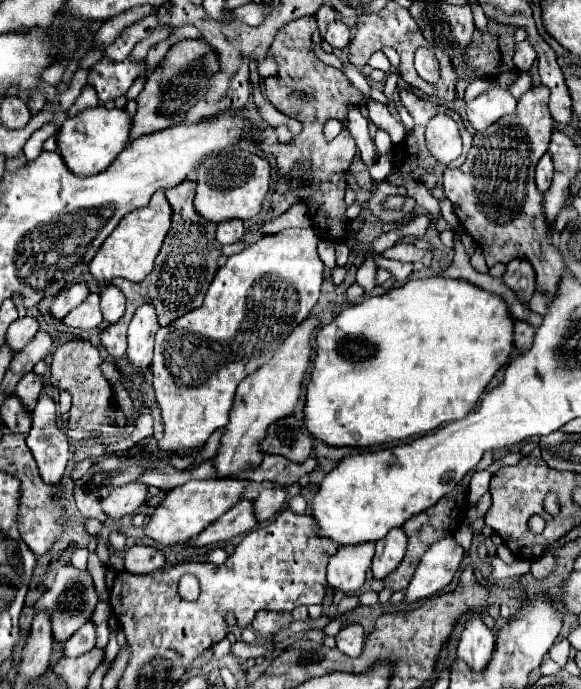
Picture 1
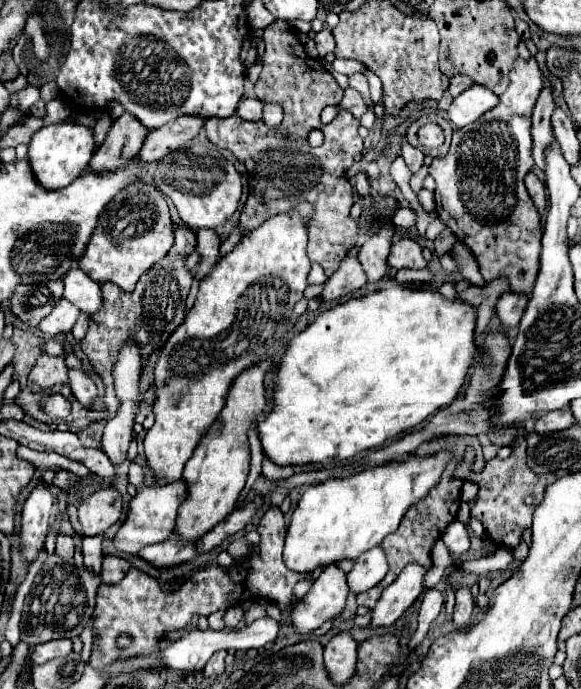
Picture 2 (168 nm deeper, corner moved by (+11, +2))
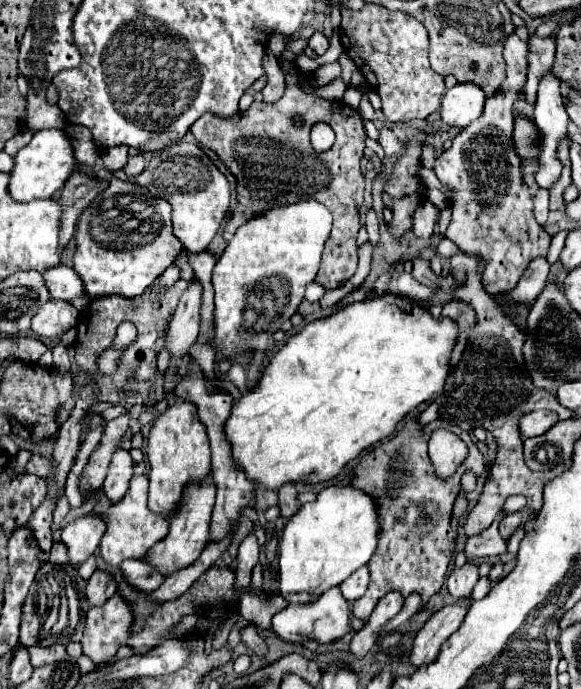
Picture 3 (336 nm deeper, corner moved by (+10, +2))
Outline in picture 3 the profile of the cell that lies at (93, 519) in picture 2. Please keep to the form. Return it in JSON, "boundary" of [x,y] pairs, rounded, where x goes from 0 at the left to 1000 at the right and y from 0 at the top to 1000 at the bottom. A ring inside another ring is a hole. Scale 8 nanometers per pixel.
{"boundary":[[[146,746],[122,755],[105,769],[105,787],[119,795],[119,819],[143,819],[160,801],[167,801],[170,787],[181,775],[181,752],[174,746]]]}

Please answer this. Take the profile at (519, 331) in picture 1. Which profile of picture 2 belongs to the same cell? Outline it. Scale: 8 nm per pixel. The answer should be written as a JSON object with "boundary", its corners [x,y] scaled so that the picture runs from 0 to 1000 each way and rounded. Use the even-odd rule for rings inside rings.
{"boundary":[[[867,424],[864,433],[854,441],[857,462],[867,476],[888,476],[902,450],[909,441],[909,427],[888,427],[888,424]]]}

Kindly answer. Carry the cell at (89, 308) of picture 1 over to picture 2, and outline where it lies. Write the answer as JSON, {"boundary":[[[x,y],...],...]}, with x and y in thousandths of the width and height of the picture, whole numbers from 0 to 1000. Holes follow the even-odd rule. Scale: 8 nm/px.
{"boundary":[[[110,433],[103,438],[96,438],[96,444],[90,447],[90,453],[65,470],[65,476],[76,485],[107,485],[107,482],[120,482],[124,473],[131,470],[138,459],[138,450],[131,450],[131,444],[117,441]]]}

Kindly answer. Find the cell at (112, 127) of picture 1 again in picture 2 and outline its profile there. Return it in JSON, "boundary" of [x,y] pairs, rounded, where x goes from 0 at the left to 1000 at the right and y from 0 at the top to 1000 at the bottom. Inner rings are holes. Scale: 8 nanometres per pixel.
{"boundary":[[[86,180],[69,186],[52,209],[48,209],[48,235],[55,241],[55,250],[62,253],[62,261],[69,261],[69,270],[79,276],[96,276],[117,270],[124,261],[131,261],[148,244],[162,224],[162,194],[158,186],[138,183],[138,180]]]}

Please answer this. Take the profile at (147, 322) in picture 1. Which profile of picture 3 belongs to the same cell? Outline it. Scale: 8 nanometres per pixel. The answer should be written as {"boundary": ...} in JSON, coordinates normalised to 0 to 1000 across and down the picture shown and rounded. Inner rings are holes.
{"boundary":[[[201,650],[194,665],[191,665],[191,673],[188,673],[188,682],[184,682],[184,694],[177,700],[177,711],[184,717],[184,723],[198,731],[205,729],[208,720],[215,720],[215,711],[222,708],[222,697],[229,691],[229,668],[225,668],[225,659],[222,653],[215,650]]]}

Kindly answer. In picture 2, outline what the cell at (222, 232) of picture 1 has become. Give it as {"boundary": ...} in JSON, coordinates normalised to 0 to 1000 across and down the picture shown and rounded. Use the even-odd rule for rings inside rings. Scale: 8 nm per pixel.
{"boundary":[[[344,334],[341,337],[341,369],[344,369],[344,389],[341,389],[341,395],[334,398],[341,406],[351,406],[361,395],[365,395],[365,389],[368,389],[368,383],[375,380],[375,357],[379,357],[379,345],[375,345],[375,340],[368,337],[368,334]]]}

